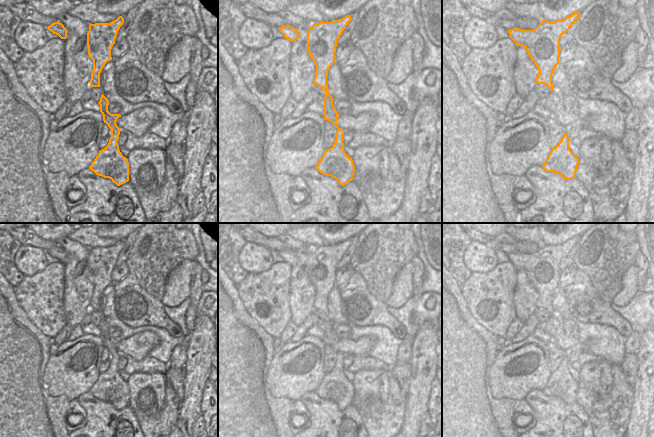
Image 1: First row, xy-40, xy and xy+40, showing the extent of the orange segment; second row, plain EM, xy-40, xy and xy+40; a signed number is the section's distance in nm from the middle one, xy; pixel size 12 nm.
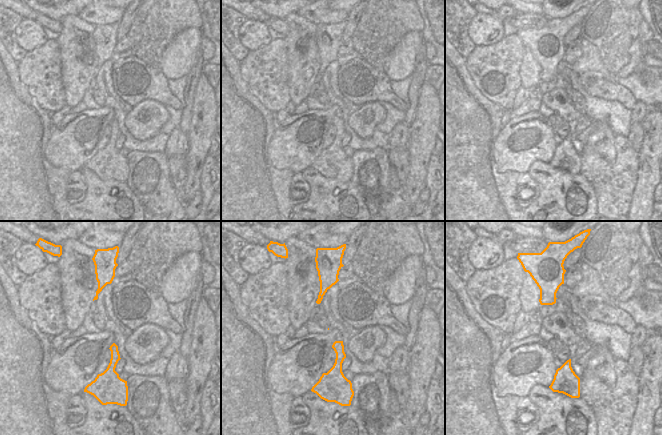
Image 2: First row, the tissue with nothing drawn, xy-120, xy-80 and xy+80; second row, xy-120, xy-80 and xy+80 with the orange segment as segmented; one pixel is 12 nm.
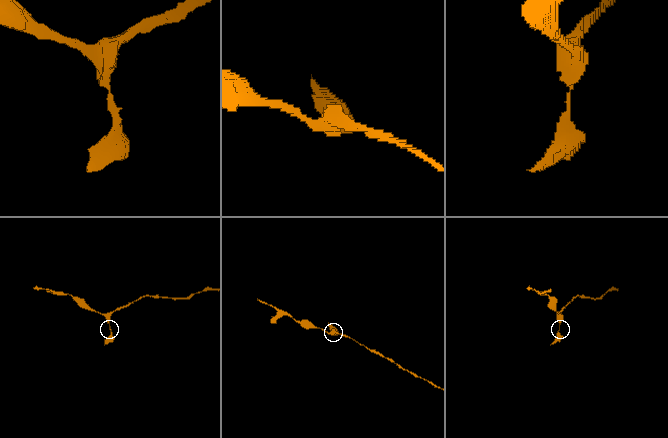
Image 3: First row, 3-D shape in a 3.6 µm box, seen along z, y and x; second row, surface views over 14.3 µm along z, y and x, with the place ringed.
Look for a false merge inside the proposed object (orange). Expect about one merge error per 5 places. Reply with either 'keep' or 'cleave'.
keep

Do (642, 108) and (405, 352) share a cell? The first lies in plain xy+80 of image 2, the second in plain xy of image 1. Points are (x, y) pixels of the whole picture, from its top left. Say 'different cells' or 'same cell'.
same cell

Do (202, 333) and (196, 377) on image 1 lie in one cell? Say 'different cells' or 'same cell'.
same cell

